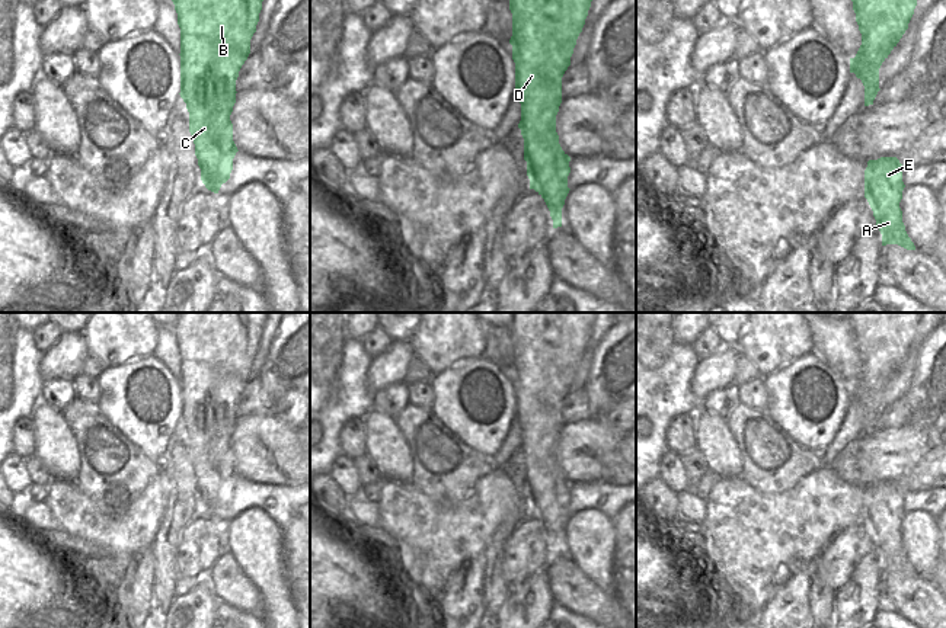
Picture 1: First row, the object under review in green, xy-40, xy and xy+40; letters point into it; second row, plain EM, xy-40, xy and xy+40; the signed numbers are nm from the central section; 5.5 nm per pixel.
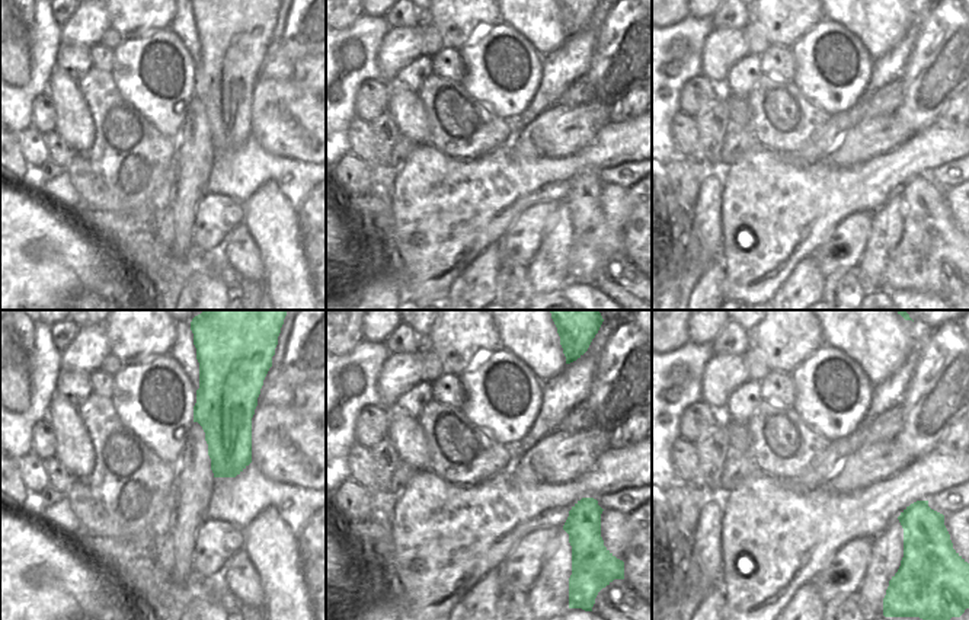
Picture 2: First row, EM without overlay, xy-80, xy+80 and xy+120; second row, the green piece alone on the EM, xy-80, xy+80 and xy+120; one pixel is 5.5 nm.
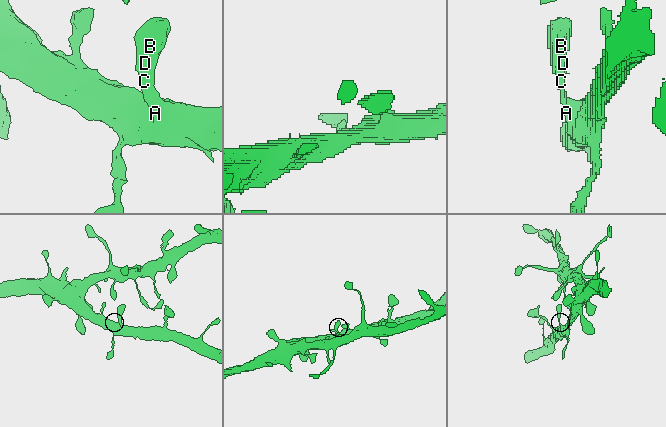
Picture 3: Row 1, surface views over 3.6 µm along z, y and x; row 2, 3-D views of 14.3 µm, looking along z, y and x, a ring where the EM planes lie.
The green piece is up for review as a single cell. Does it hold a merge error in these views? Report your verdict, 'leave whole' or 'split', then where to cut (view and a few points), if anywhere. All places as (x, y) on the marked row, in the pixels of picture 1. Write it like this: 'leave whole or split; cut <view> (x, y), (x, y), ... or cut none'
leave whole; cut none

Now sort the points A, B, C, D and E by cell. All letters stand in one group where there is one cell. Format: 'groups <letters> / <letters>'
groups A B C D E

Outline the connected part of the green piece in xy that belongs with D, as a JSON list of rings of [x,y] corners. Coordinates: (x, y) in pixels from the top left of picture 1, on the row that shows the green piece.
[[[509,0],[512,13],[512,60],[515,96],[521,103],[518,128],[524,138],[524,160],[530,189],[546,202],[553,228],[562,227],[562,208],[569,193],[571,157],[562,150],[556,132],[556,115],[562,103],[562,77],[571,65],[576,39],[582,32],[592,0]]]

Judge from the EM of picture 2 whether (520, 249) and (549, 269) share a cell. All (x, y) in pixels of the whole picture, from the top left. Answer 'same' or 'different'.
different

